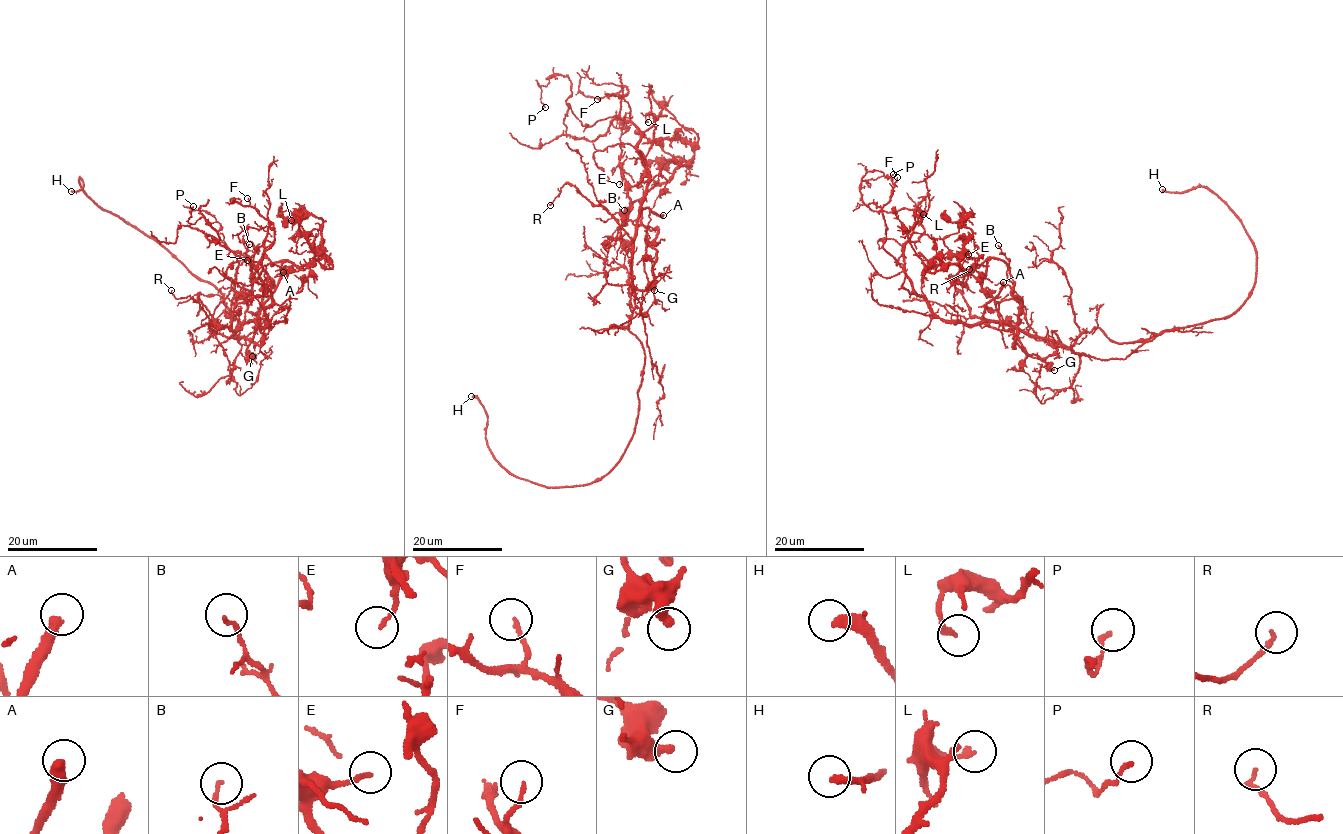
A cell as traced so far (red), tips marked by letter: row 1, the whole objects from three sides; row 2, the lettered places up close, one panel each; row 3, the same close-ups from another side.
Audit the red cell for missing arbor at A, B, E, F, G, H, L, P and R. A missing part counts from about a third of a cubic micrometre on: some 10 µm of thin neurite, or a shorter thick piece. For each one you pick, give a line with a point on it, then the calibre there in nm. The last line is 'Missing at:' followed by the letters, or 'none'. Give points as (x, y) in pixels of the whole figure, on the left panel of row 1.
A: (283, 272) | 380 nm
H: (71, 191) | 220 nm
Missing at: A, H

